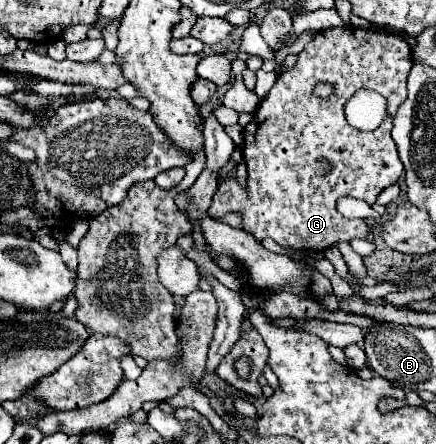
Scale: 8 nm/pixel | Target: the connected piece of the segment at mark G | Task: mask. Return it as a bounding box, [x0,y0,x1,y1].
[209,28,413,250]

